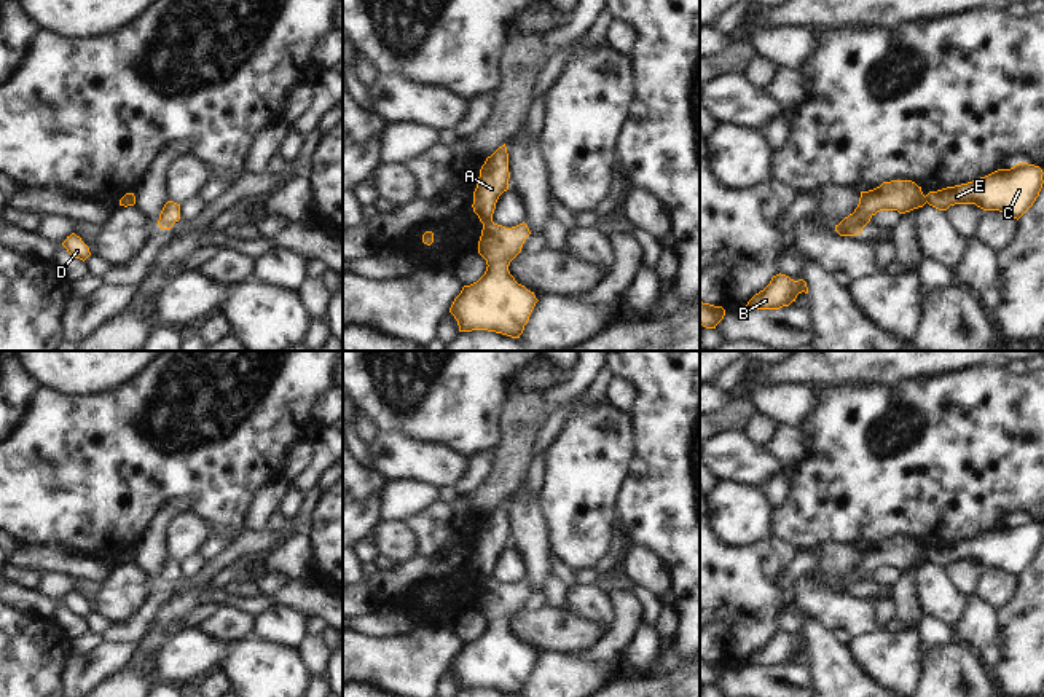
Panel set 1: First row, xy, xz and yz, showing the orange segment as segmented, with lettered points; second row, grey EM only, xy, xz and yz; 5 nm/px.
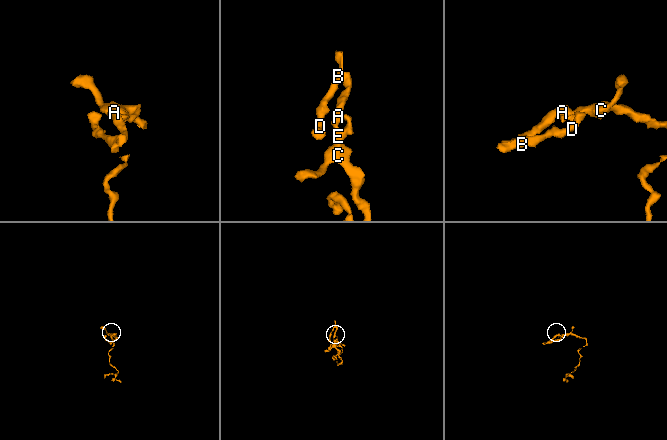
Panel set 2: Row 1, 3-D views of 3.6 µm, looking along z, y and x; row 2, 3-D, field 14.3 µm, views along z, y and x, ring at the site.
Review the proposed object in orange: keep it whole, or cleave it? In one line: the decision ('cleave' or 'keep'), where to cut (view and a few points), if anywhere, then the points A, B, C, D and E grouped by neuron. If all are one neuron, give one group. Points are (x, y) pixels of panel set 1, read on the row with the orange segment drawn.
cleave; cut in xz along (491, 219), (483, 225); A B D / C E

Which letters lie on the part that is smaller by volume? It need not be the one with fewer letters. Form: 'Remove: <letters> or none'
Remove: A, B, D

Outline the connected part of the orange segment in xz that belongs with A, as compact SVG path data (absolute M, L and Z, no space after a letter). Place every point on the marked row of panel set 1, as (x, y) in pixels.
M505 144L486 158L473 191L473 212L485 225L493 220L499 196L508 190L508 153Z

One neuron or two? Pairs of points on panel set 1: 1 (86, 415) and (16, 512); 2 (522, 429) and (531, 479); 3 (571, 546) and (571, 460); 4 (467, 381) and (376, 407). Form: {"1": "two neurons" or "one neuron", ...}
{"1": "one neuron", "2": "two neurons", "3": "one neuron", "4": "one neuron"}

